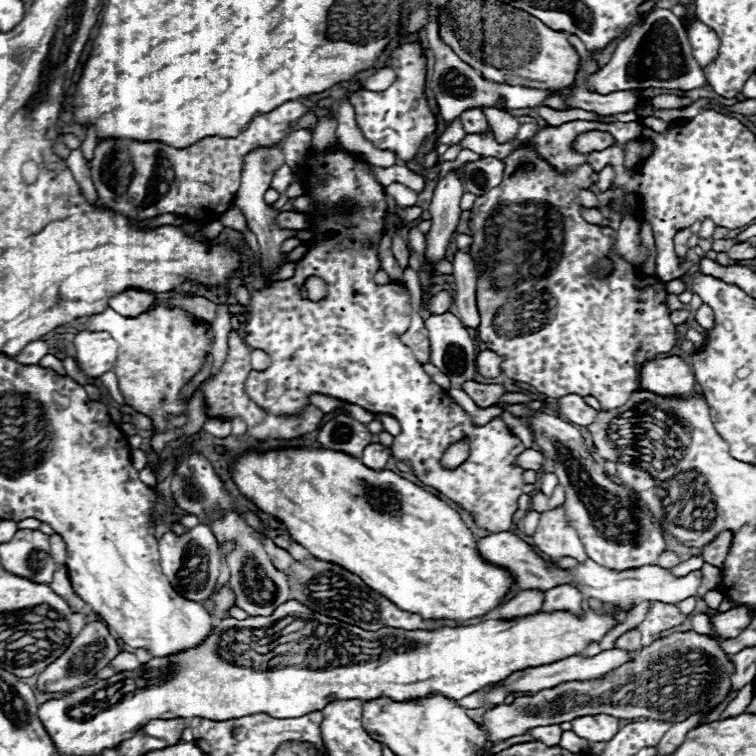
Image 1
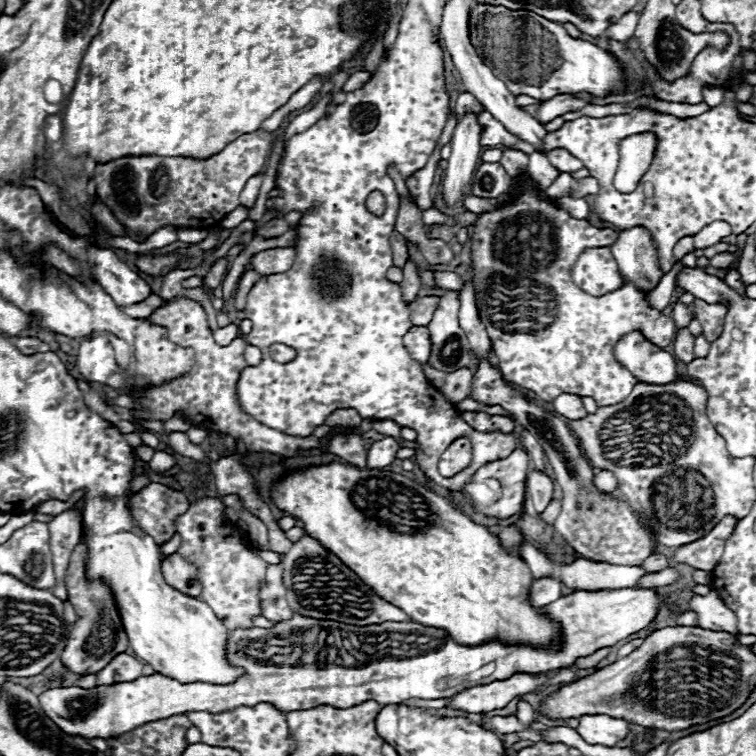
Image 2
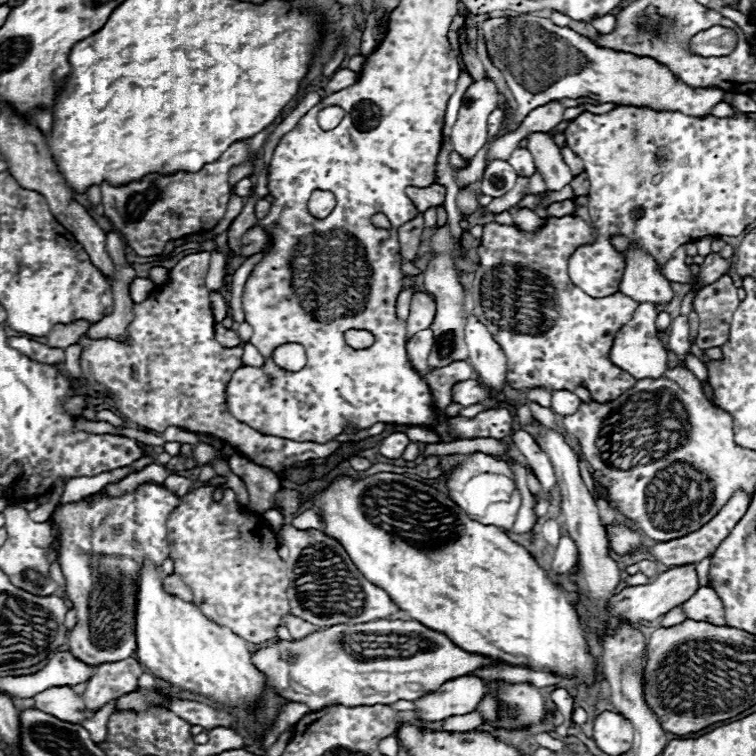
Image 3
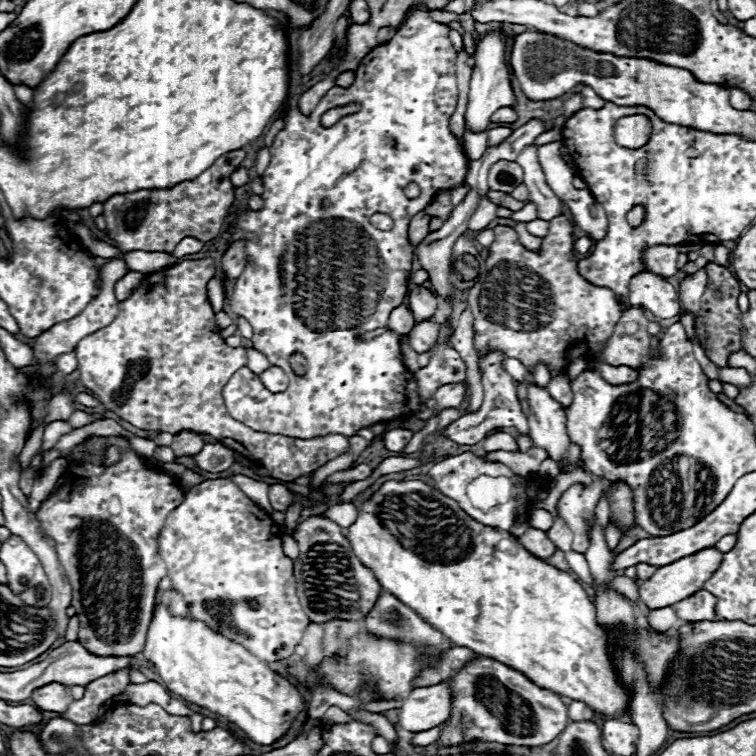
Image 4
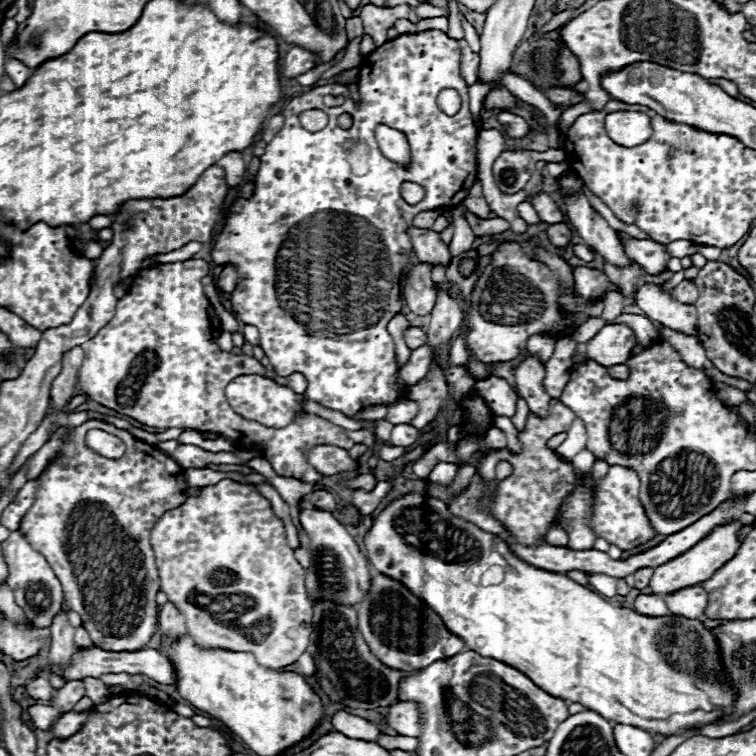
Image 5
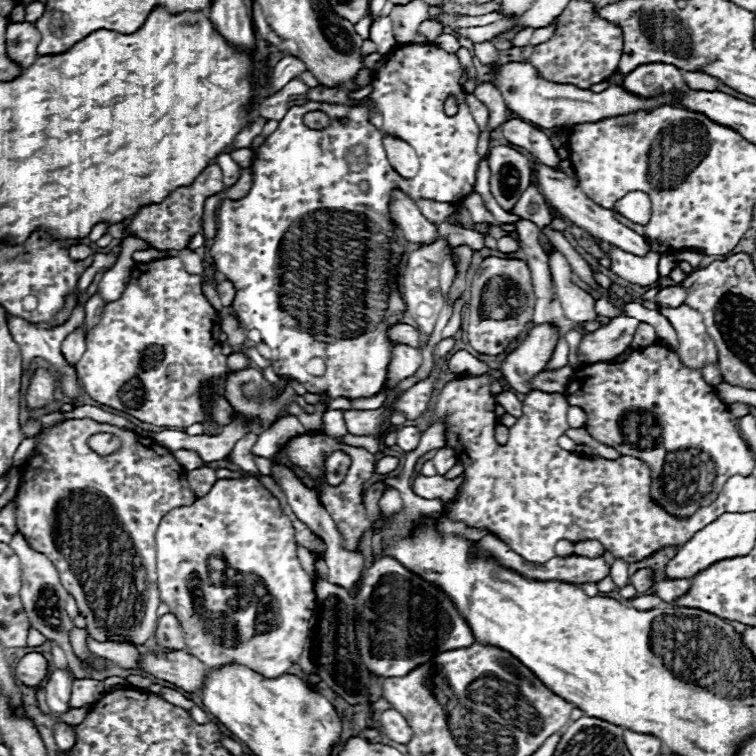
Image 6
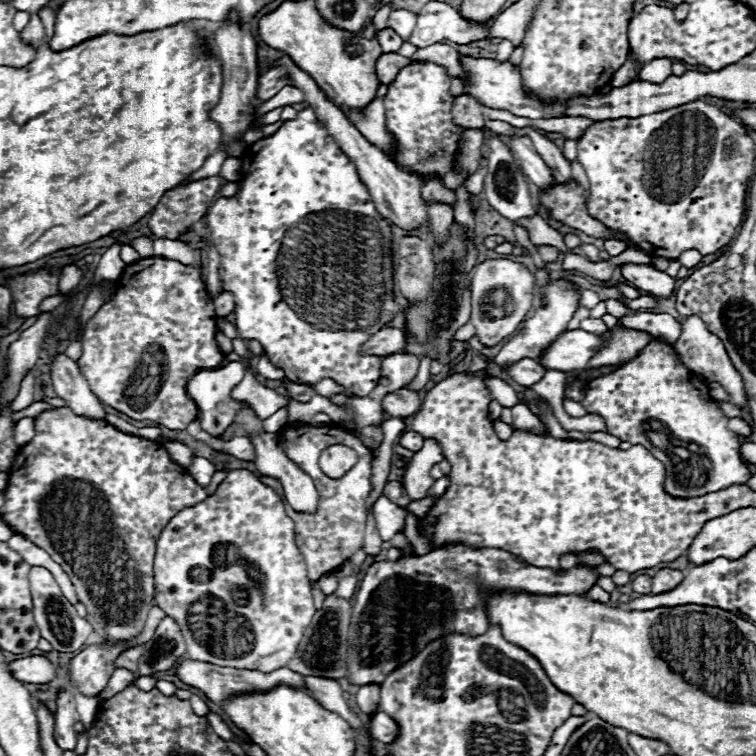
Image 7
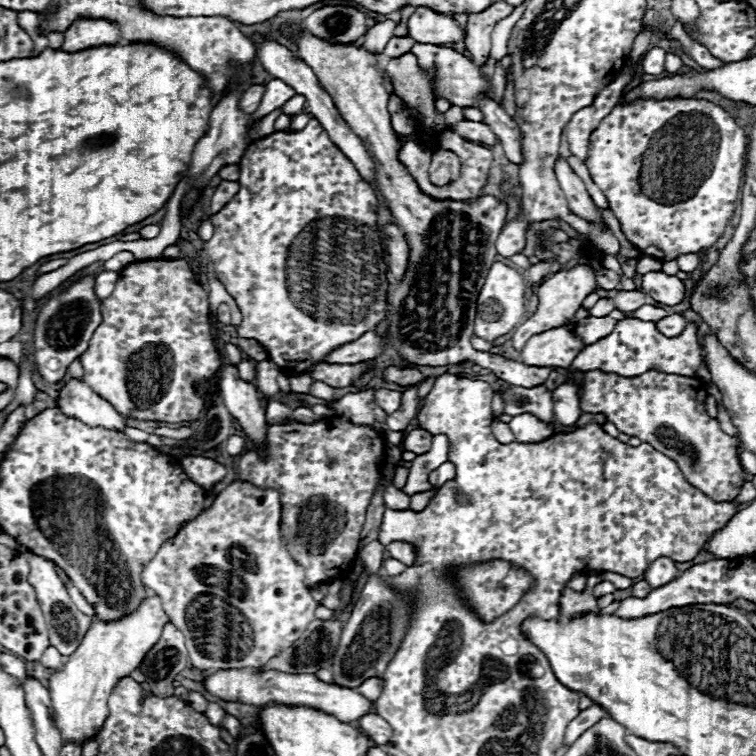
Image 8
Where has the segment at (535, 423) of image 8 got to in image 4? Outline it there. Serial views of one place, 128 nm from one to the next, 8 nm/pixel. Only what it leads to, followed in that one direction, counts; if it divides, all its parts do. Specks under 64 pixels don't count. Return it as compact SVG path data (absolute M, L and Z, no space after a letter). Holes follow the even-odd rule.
M492 352L484 358L480 358L480 366L482 366L482 386L484 386L484 402L482 408L476 414L465 414L457 420L454 420L446 430L444 430L444 438L454 440L456 444L462 446L472 446L480 440L484 440L490 432L502 430L502 428L520 428L520 432L528 432L528 422L526 416L520 408L520 400L518 400L518 392L514 386L514 380L510 378L508 372L502 370L502 360L506 356L502 352Z

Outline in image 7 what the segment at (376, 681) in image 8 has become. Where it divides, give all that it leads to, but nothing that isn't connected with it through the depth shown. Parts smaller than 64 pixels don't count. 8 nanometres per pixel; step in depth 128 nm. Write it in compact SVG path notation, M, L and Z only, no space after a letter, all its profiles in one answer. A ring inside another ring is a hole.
M366 684L358 690L356 694L356 702L360 706L362 712L366 714L374 714L378 712L378 702L380 702L380 686L378 684Z

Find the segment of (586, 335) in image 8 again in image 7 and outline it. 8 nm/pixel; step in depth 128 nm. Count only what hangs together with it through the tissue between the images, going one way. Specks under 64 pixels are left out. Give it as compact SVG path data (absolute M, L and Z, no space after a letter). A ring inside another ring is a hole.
M586 318L586 320L580 322L580 328L586 330L586 332L592 332L596 336L604 334L604 322L600 318Z

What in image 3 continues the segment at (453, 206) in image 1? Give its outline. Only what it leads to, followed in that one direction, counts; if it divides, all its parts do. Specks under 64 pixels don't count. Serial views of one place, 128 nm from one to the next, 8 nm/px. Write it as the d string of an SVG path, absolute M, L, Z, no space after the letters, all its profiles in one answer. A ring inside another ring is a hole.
M484 78L468 86L458 120L452 128L452 144L460 156L472 160L476 152L486 144L488 116L498 106L498 102L500 92L494 80Z

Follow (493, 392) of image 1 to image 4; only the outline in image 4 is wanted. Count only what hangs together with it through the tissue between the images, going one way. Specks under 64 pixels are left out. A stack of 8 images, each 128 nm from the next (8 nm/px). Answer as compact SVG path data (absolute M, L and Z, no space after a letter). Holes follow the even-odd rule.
M434 344L430 364L416 372L416 380L418 380L418 396L424 402L438 386L444 386L450 382L452 384L464 382L466 380L466 366L460 360L460 356L454 352L454 348L450 348L448 344L438 348Z

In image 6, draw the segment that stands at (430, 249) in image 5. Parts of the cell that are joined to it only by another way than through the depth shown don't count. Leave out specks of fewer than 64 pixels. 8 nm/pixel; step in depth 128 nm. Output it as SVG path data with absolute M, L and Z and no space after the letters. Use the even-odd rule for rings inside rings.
M394 190L390 194L390 216L402 228L402 234L408 242L428 246L438 238L436 226L422 216L416 202L402 190Z

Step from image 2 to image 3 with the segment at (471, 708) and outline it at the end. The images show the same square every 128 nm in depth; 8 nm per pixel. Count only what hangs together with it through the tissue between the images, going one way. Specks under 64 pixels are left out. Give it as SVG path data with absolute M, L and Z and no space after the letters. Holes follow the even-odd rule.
M460 676L450 680L438 688L438 692L430 692L418 700L414 700L414 712L418 720L438 722L448 716L460 716L476 710L480 698L488 692L484 680L476 676Z

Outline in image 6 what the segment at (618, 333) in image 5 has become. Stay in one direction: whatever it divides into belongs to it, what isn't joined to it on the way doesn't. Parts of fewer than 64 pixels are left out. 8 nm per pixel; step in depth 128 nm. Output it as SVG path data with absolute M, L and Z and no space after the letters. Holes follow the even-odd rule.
M620 314L620 316L612 318L606 326L602 326L594 332L582 334L582 340L576 350L578 362L594 364L594 362L614 360L632 344L638 324L640 322L636 318Z

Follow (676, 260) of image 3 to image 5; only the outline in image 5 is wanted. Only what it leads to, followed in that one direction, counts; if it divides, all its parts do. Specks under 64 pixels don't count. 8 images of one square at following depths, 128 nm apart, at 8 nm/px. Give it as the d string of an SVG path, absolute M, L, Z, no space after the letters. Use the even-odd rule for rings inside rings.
M628 238L622 242L626 256L638 262L648 274L658 274L666 270L666 262L672 258L662 244L652 242L652 240L638 240L638 238Z

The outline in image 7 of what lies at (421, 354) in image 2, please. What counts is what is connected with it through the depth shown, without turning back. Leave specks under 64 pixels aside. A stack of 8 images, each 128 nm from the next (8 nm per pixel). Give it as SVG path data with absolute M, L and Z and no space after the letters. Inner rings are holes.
M382 328L362 344L362 354L366 356L388 356L400 352L406 344L406 336L396 328Z

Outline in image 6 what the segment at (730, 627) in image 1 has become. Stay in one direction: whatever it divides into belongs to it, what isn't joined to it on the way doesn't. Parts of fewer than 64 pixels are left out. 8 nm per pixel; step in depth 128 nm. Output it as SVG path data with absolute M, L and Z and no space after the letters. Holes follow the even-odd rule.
M674 578L674 580L660 580L656 584L656 594L664 600L664 602L672 602L678 596L682 596L686 590L690 588L690 580L688 578Z

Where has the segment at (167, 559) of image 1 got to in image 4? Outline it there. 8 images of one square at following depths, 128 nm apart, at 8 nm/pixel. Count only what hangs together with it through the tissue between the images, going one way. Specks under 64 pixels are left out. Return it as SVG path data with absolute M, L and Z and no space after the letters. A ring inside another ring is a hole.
M166 590L160 596L160 602L166 604L166 608L170 610L172 616L186 616L186 602L182 600L182 596L174 590Z

